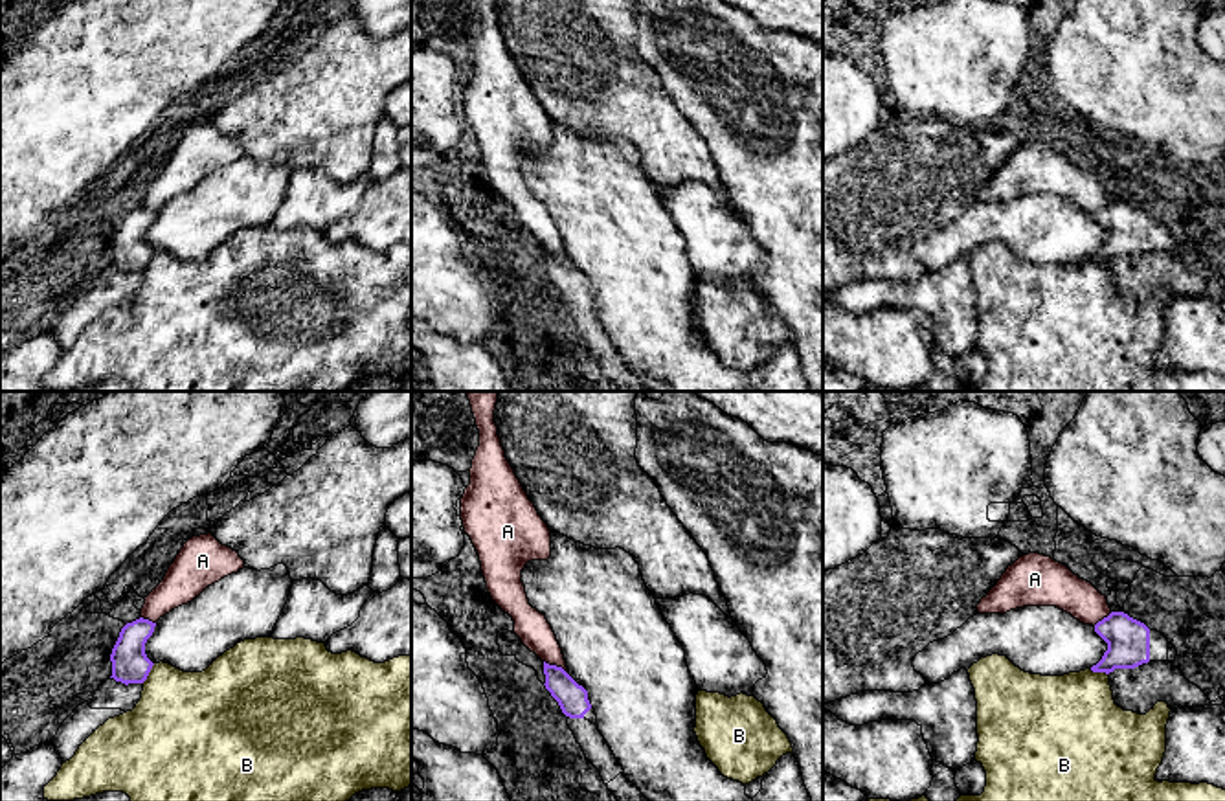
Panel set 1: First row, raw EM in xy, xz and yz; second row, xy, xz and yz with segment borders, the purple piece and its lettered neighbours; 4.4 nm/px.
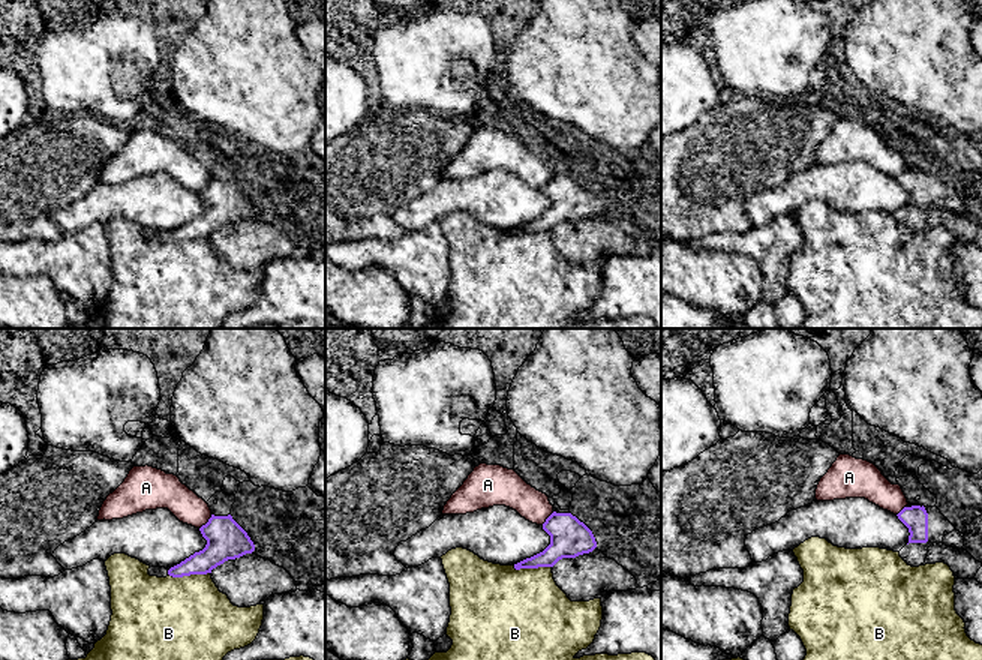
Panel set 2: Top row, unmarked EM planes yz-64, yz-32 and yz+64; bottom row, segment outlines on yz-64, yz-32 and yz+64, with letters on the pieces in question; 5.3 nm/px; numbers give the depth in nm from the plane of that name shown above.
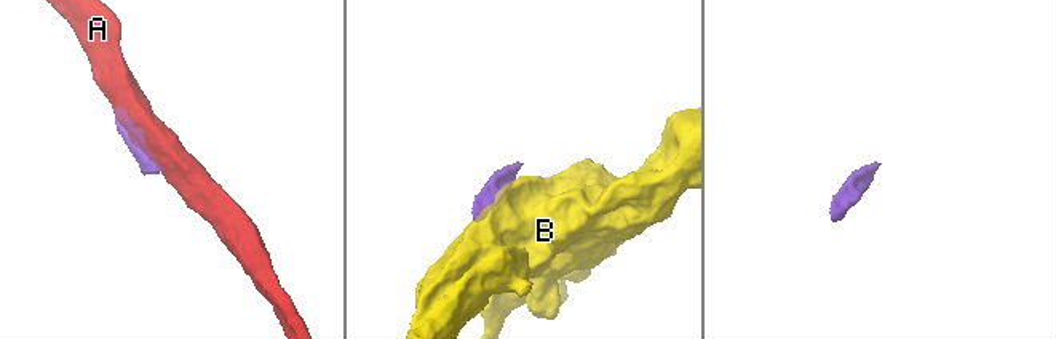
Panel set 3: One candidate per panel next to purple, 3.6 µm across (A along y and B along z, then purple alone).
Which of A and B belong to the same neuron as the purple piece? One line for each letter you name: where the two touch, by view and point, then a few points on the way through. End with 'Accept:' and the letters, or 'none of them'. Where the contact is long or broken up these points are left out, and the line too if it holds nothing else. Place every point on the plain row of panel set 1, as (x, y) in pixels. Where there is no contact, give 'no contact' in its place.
Accept: none of them

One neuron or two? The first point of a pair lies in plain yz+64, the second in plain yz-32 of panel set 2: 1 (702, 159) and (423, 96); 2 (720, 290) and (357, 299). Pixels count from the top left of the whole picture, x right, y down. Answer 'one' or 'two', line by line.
1: two
2: one

